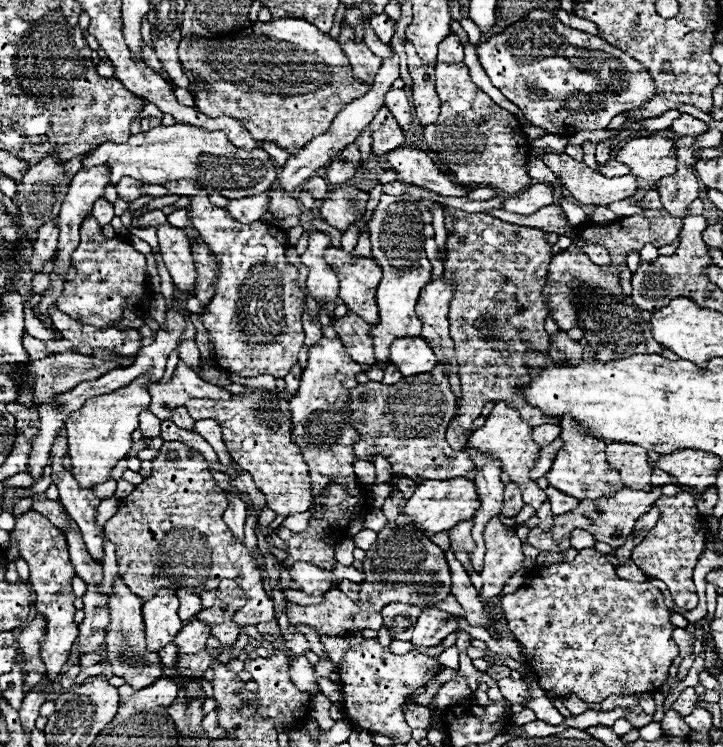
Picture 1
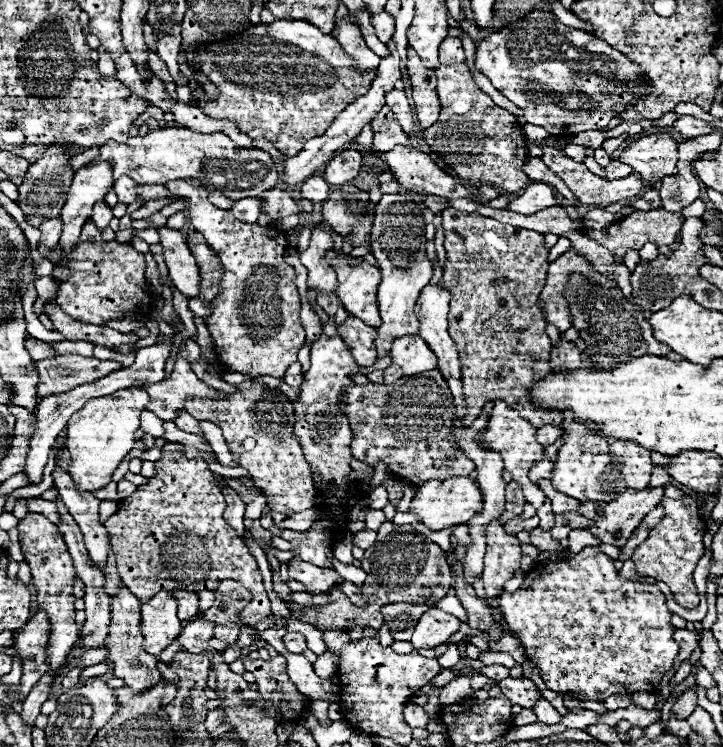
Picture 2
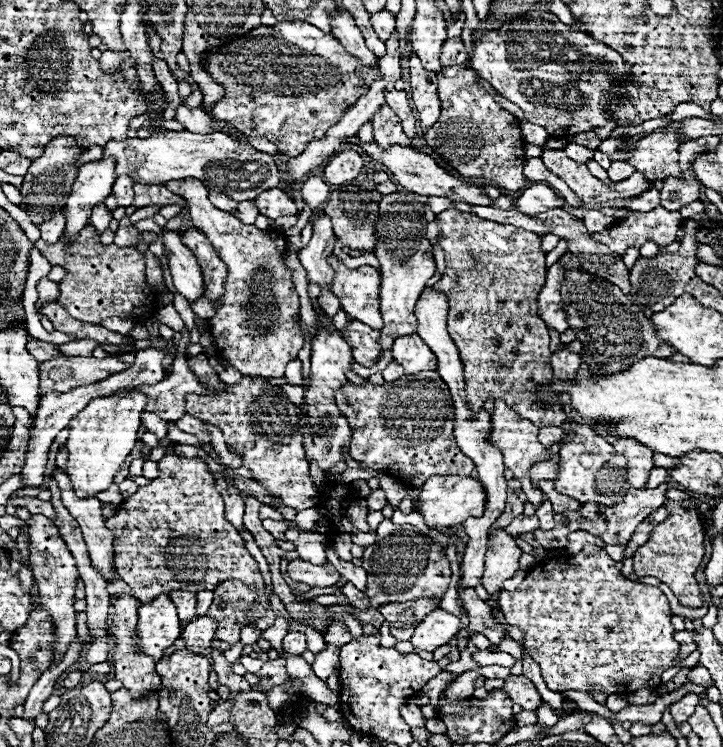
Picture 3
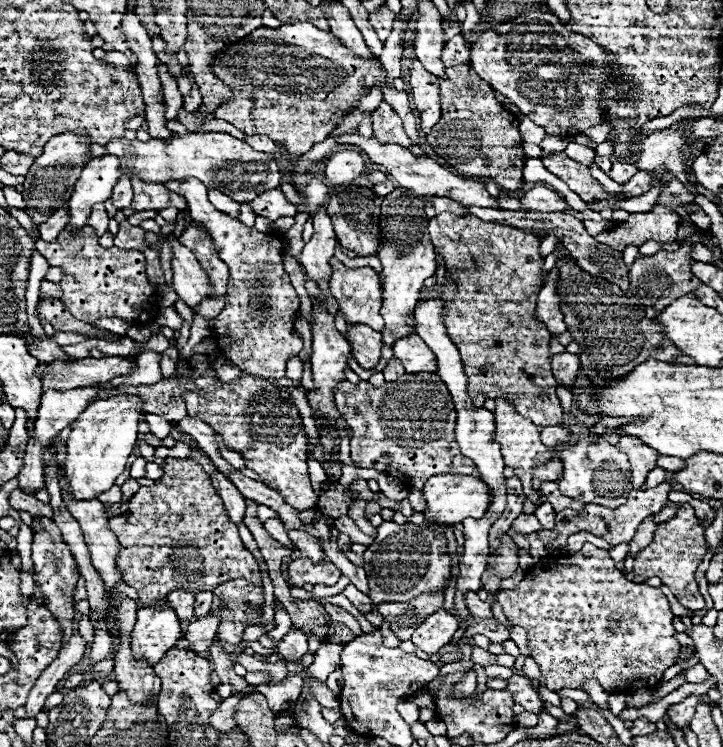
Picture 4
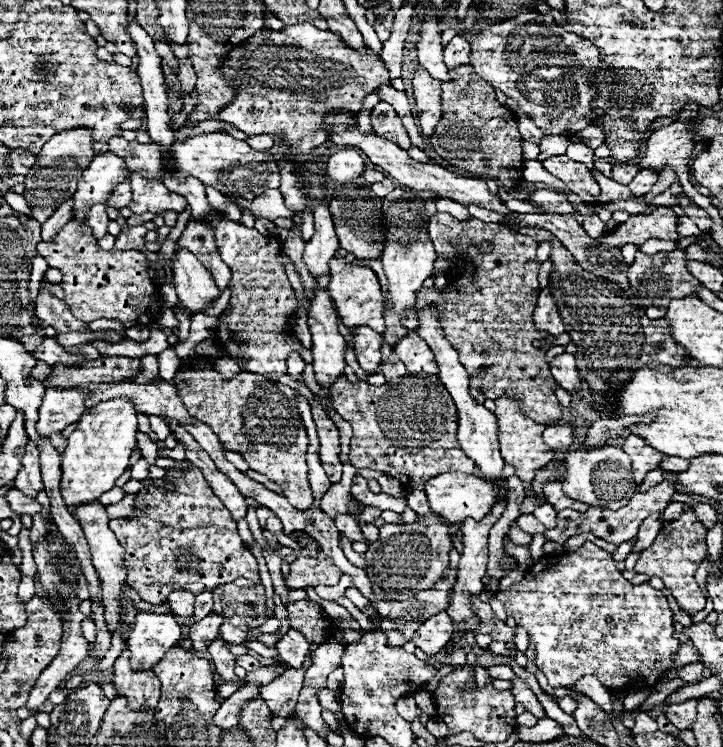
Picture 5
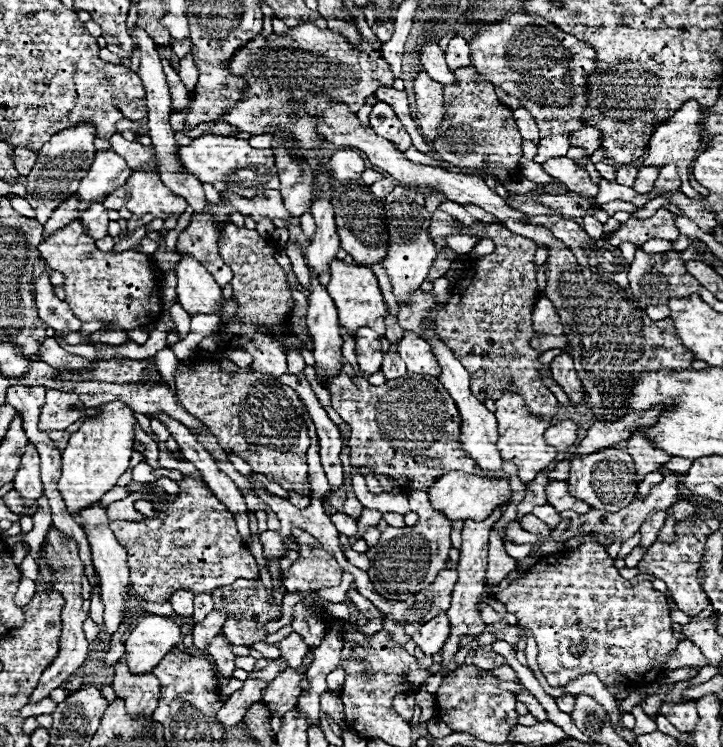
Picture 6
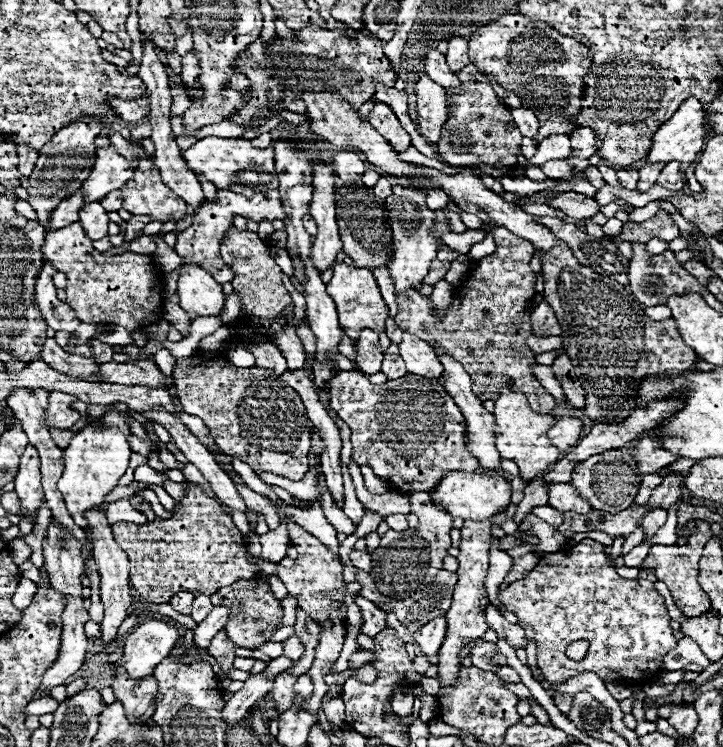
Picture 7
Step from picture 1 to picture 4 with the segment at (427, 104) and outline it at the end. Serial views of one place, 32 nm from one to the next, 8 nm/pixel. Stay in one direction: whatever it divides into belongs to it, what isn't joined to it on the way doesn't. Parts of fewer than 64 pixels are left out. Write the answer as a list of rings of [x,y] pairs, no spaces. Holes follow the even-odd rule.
[[[417,59],[412,60],[410,85],[416,110],[420,114],[420,128],[424,134],[440,120],[440,90],[438,78],[426,71]]]

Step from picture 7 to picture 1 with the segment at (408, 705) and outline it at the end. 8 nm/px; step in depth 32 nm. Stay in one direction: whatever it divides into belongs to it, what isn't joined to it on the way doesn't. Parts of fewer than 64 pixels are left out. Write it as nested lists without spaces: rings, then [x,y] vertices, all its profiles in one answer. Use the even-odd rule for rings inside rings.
[[[410,704],[406,712],[406,722],[410,724],[410,728],[426,730],[430,726],[430,710],[422,704]]]

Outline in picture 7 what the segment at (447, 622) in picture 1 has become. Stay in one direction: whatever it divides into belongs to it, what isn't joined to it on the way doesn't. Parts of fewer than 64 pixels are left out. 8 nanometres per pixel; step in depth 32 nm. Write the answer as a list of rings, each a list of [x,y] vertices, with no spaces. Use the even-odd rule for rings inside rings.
[[[444,616],[434,618],[434,620],[430,620],[428,624],[424,624],[420,630],[416,630],[414,642],[420,646],[420,650],[422,650],[426,656],[434,656],[434,654],[438,654],[442,642],[444,642],[444,638],[446,638],[446,630],[448,630],[446,618],[444,618]]]

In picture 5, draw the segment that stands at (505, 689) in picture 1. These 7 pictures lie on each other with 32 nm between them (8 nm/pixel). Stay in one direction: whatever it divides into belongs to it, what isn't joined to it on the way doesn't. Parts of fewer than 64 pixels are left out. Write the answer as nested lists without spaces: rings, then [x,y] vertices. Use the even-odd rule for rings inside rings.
[[[518,676],[512,678],[512,688],[510,688],[510,692],[514,694],[514,700],[520,702],[520,704],[522,704],[530,714],[534,714],[536,718],[540,718],[540,716],[544,714],[544,708],[542,708],[542,704],[538,702],[536,694],[526,686],[526,682],[524,682],[522,678],[518,678]]]

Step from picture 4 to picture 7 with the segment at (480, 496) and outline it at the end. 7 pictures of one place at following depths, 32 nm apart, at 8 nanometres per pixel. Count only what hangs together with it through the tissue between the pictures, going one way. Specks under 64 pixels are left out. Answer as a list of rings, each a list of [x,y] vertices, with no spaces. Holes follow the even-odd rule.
[[[448,472],[430,496],[436,506],[446,510],[452,518],[462,520],[486,520],[496,512],[502,512],[510,504],[510,482],[504,476],[488,474],[466,474],[466,472]]]

